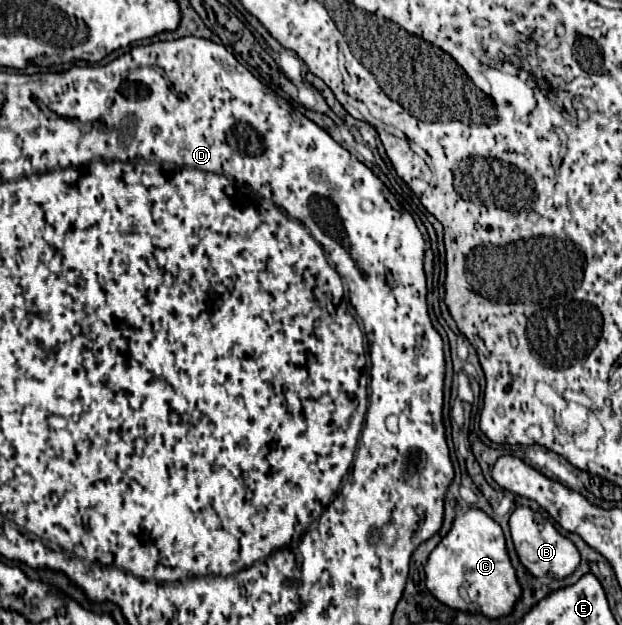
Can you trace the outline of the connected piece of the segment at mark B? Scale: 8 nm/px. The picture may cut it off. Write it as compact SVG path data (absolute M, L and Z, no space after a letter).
M517 506L515 512L509 518L511 526L511 538L517 550L517 556L521 564L533 574L533 576L545 576L551 574L553 578L565 578L571 576L573 570L579 566L579 550L571 540L559 534L559 530L545 518L539 518L531 508Z

